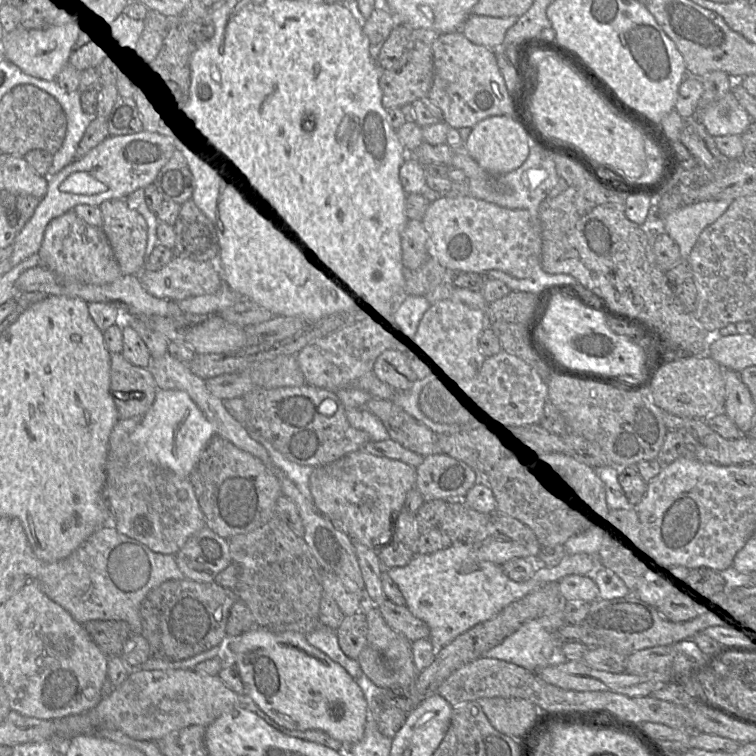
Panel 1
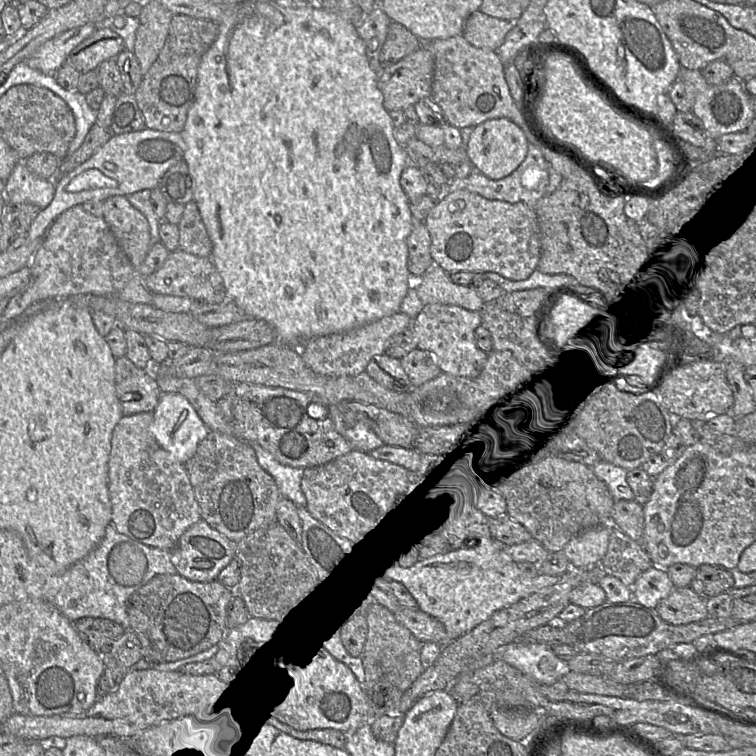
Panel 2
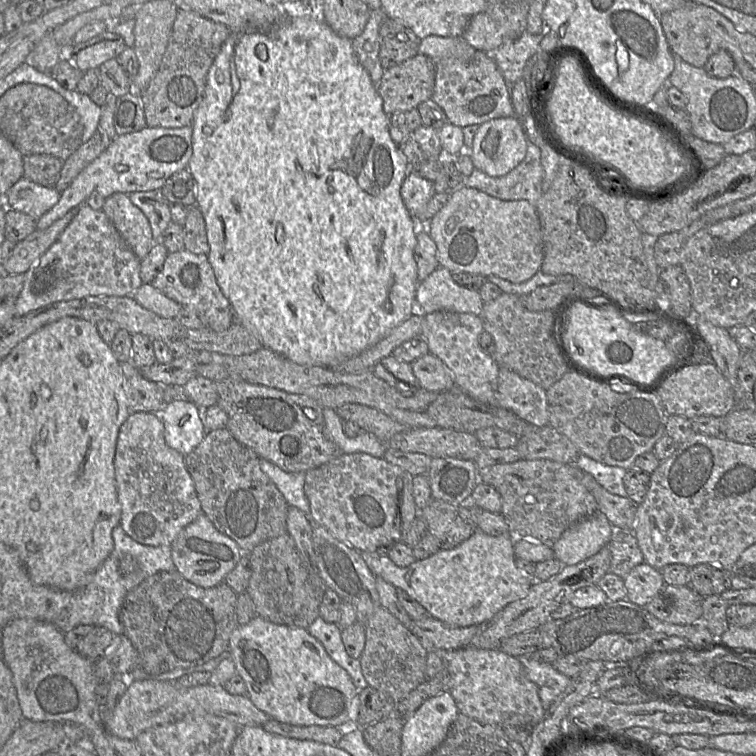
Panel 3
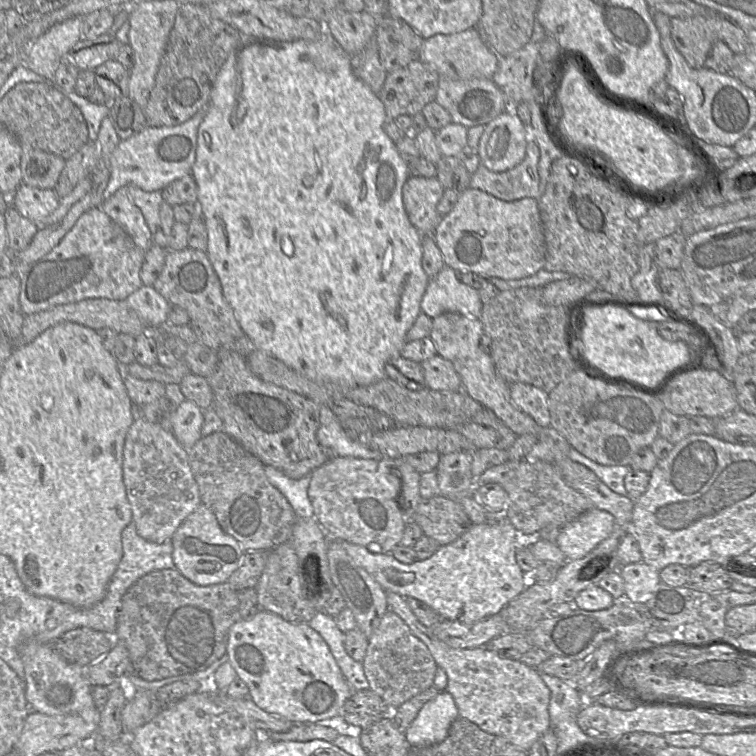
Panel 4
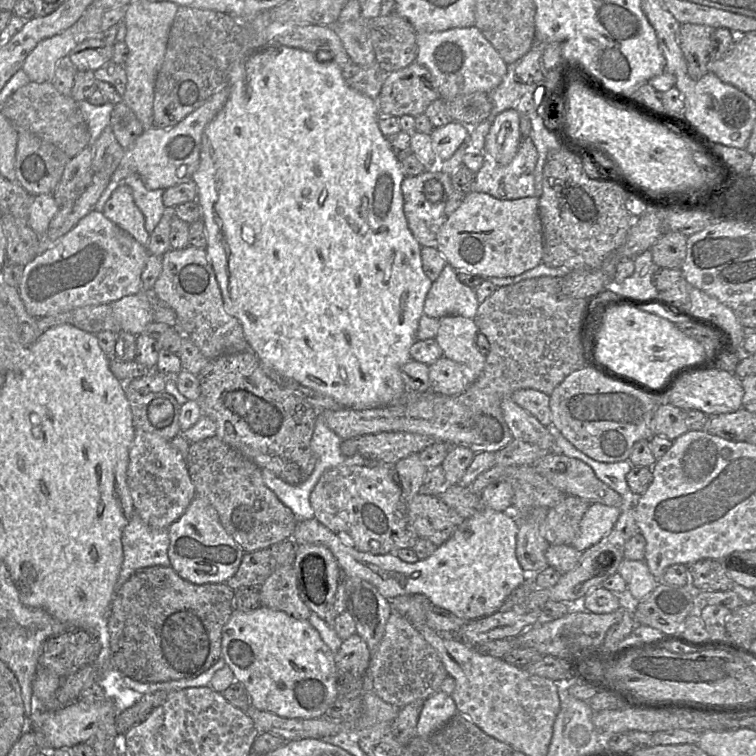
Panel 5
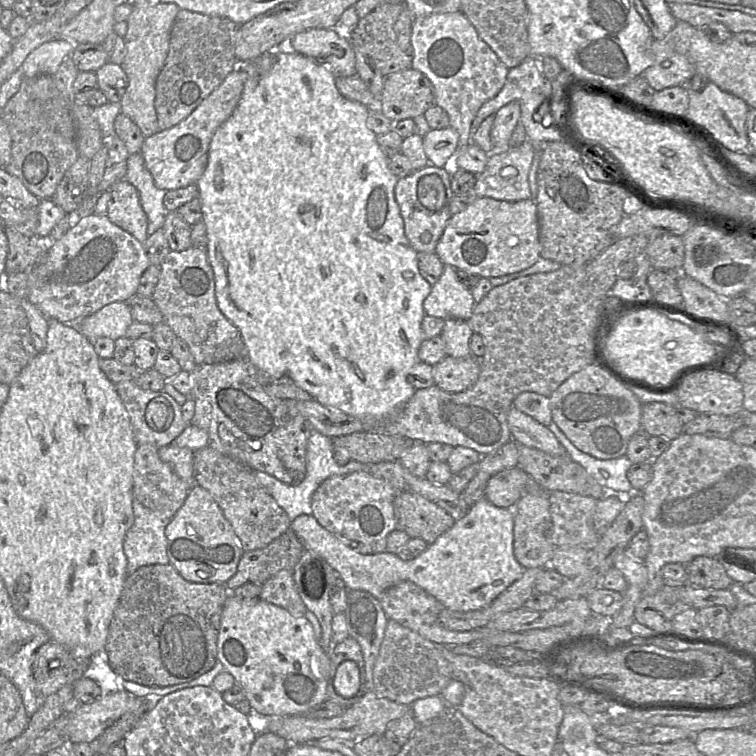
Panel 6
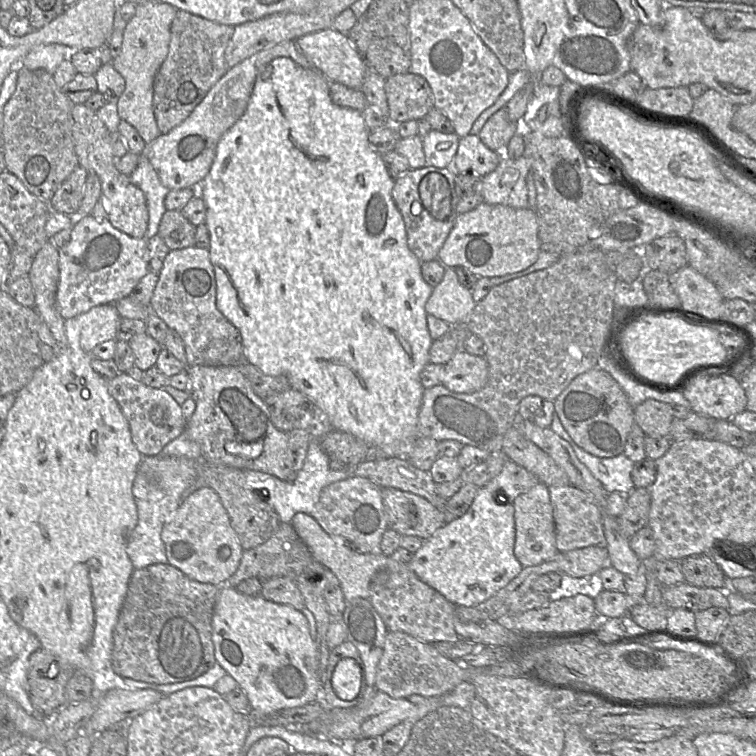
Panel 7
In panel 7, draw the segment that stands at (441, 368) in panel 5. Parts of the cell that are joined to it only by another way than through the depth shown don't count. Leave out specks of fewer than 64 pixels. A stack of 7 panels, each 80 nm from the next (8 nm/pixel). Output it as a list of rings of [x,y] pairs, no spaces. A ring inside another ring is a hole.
[[[459,349],[444,364],[441,385],[457,393],[473,393],[482,389],[488,380],[488,364],[483,356]]]

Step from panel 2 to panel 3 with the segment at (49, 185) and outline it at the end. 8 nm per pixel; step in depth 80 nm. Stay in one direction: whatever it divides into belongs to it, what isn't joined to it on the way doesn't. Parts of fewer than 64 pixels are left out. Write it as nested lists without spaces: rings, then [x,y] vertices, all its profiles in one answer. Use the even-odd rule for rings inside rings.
[[[21,177],[7,191],[3,204],[37,220],[57,203],[59,195],[54,187],[42,186]]]

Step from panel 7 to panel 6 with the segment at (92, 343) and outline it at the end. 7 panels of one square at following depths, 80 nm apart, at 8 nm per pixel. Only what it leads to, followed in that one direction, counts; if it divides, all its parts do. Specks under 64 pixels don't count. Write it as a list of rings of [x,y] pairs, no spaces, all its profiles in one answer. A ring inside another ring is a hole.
[[[113,302],[83,318],[77,329],[92,342],[101,337],[115,341],[126,335],[132,322],[129,305],[126,302]]]

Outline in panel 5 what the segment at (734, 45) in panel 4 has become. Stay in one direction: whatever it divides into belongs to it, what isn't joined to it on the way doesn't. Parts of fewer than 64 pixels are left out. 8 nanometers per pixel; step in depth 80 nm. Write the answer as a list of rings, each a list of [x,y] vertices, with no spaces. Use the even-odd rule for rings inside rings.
[[[681,24],[679,29],[679,46],[686,60],[688,75],[698,80],[708,71],[710,39],[713,30],[709,26]]]

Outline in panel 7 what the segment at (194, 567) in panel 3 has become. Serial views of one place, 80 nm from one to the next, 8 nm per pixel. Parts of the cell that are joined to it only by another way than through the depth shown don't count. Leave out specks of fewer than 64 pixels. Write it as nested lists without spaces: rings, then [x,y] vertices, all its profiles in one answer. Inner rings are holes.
[[[203,486],[185,498],[161,532],[168,563],[192,580],[216,586],[227,584],[236,572],[244,549],[233,529],[220,497]]]

